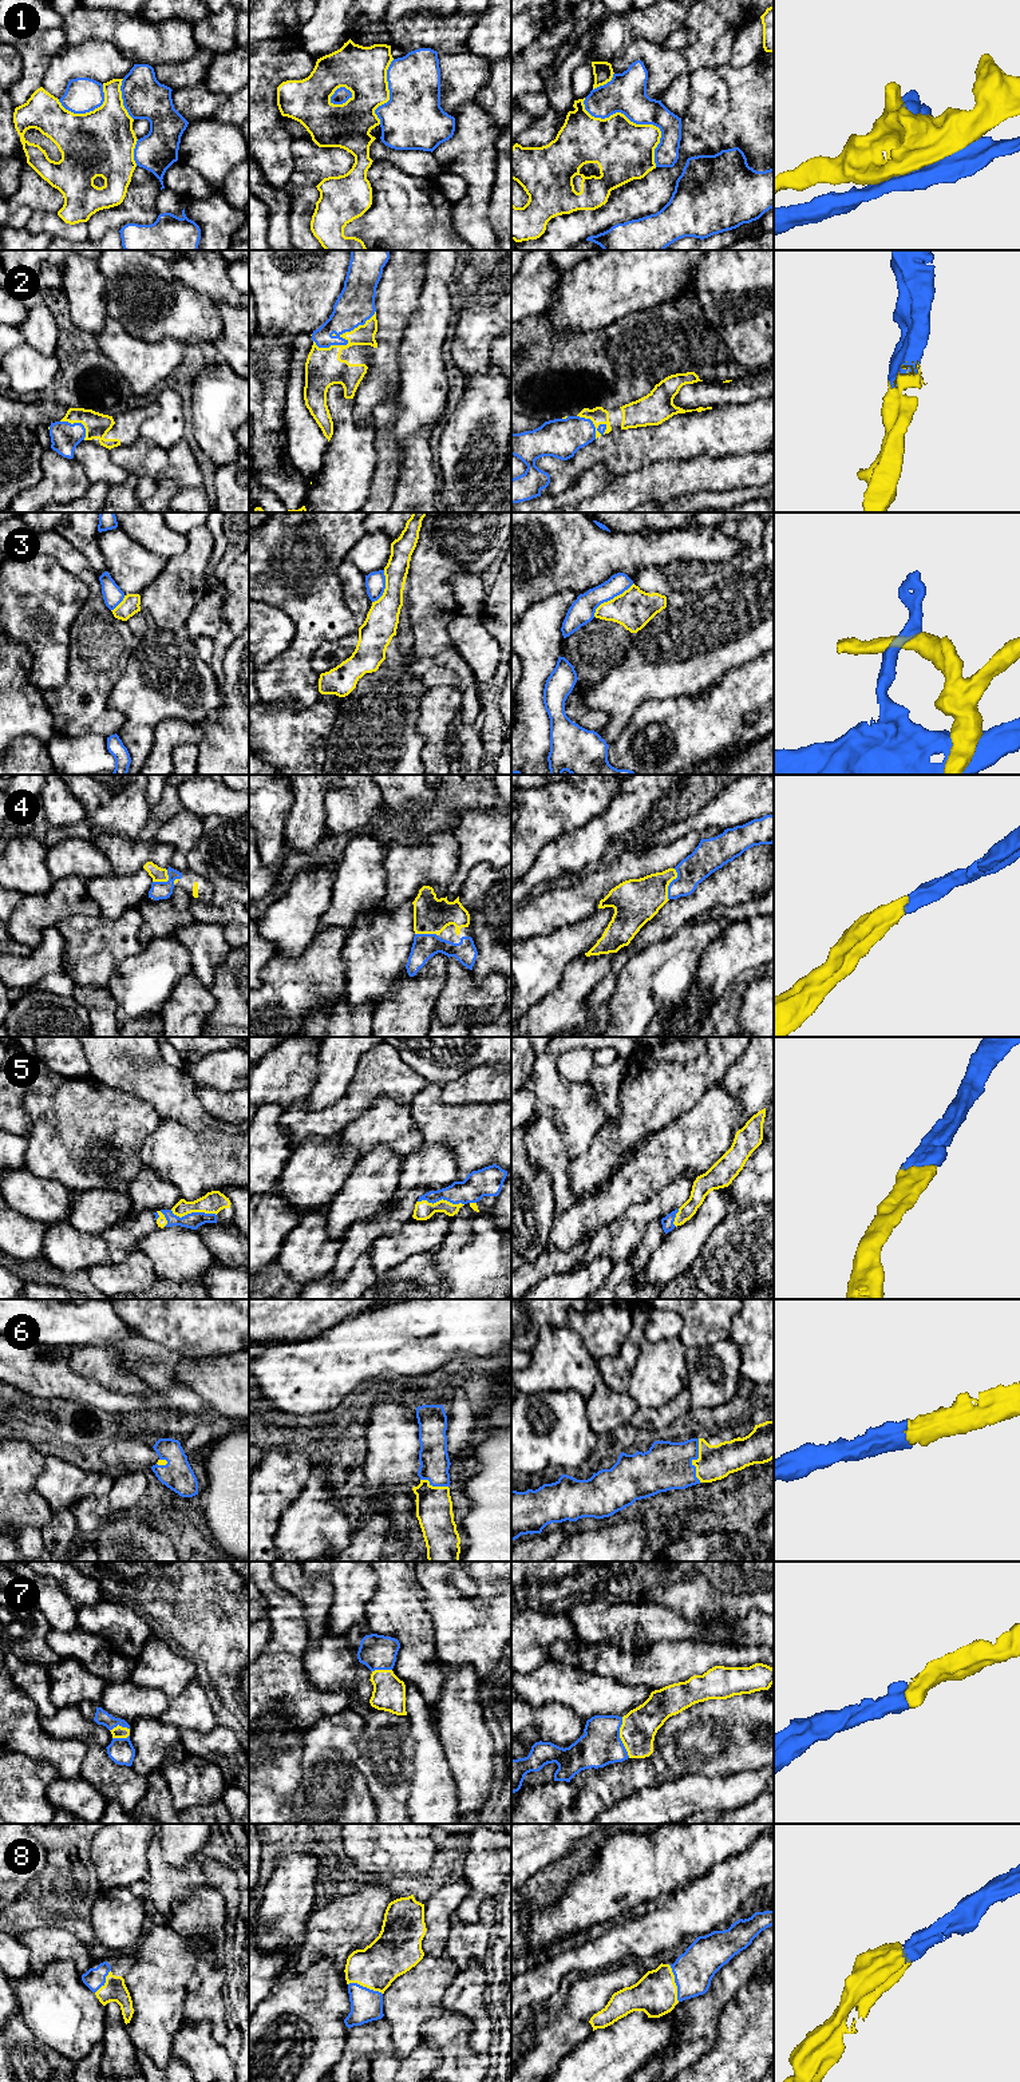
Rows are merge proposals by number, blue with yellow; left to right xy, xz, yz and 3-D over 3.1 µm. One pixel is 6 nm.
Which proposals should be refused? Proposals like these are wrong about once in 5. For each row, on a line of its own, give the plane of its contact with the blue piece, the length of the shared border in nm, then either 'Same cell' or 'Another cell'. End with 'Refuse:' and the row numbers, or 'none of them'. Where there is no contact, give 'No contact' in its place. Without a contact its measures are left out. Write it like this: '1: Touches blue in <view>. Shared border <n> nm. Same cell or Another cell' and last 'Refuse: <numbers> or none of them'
1: Touches blue in yz. Shared border 600 nm. Another cell
2: Touches blue in xz. Shared border 420 nm. Same cell
3: Touches blue in yz. Shared border 320 nm. Another cell
4: Touches blue in yz. Shared border 200 nm. Same cell
5: Touches blue in xy. Shared border 280 nm. Same cell
6: Touches blue in yz. Shared border 260 nm. Same cell
7: Touches blue in yz. Shared border 260 nm. Same cell
8: Touches blue in yz. Shared border 240 nm. Same cell
Refuse: 1, 3

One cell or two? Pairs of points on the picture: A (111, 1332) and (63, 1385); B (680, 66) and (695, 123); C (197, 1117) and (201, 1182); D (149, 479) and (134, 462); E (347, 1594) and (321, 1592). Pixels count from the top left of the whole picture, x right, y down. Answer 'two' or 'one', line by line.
A: two
B: two
C: two
D: one
E: two

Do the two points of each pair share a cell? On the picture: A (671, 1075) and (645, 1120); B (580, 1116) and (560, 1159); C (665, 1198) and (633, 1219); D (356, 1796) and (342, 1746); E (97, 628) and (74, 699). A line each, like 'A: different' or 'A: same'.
A: same
B: different
C: same
D: same
E: same

